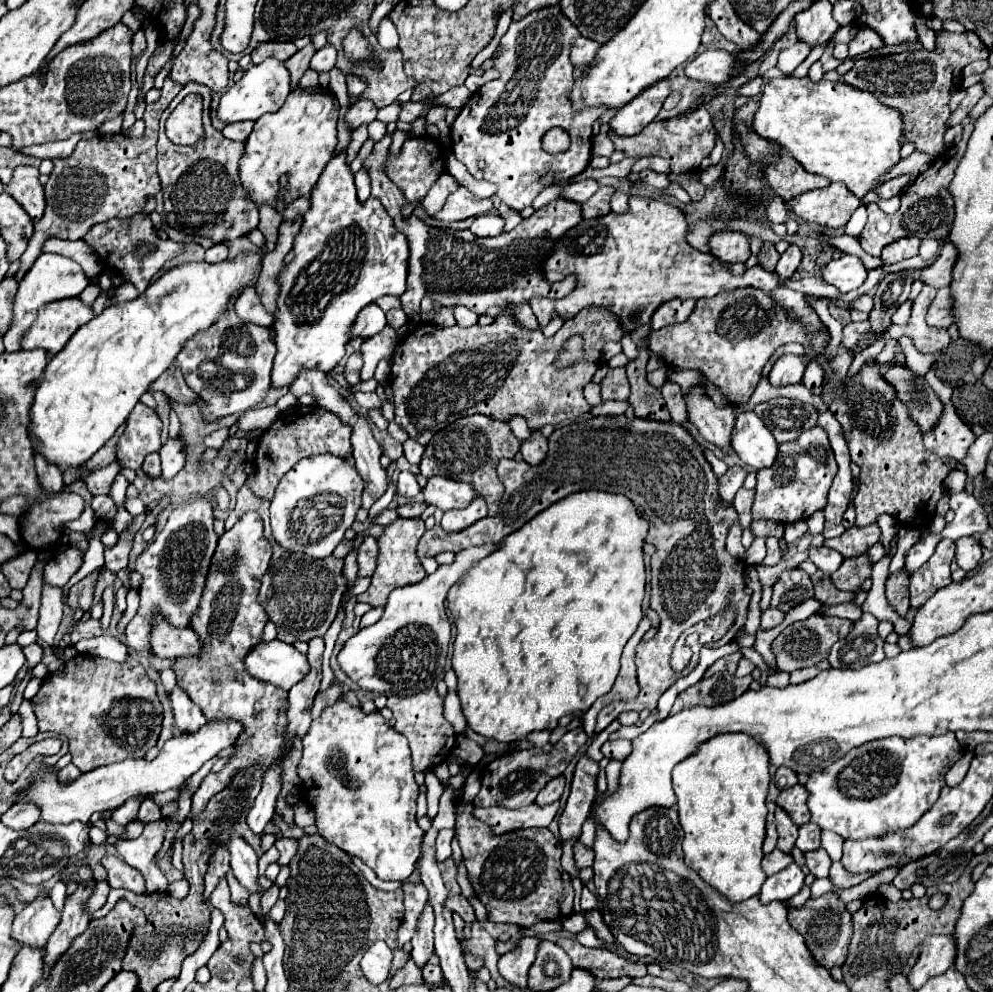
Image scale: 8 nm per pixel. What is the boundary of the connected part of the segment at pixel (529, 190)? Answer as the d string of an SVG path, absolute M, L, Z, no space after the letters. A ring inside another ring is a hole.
M559 6L535 10L519 22L511 22L507 34L501 38L501 52L495 60L501 76L483 84L467 100L451 126L453 156L465 164L473 178L497 184L497 196L509 208L523 210L531 206L543 188L559 182L559 170L563 178L573 178L591 160L591 128L605 112L605 106L581 112L569 106L567 90L575 82L571 76L569 46L577 36L577 28L561 14ZM551 128L563 128L569 134L573 140L569 146L569 150L573 148L573 160L569 150L555 156L543 150L543 136ZM477 160L485 160L485 170L479 170Z

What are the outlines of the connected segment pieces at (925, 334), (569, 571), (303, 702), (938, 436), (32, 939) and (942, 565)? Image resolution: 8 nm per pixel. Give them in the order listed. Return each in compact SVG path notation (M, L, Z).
M923 286L921 294L913 300L909 322L905 326L891 326L889 336L895 340L901 336L911 338L911 342L915 344L915 348L919 352L938 352L938 350L946 348L951 342L947 329L931 328L925 324L925 310L929 308L933 294L937 294L933 288Z
M597 490L571 494L569 498L565 498L565 502L557 502L553 510L545 510L545 514L539 514L537 518L533 518L533 522L527 522L521 530L509 534L509 538L503 540L503 546L499 550L479 560L467 572L465 578L457 580L449 588L447 602L449 602L451 614L455 616L455 626L457 626L451 662L457 674L457 696L461 700L461 708L467 718L467 724L471 726L473 732L485 738L493 738L503 744L525 740L535 730L553 730L561 716L573 714L577 710L589 710L591 704L599 696L611 690L619 674L619 658L621 658L623 646L633 636L643 616L641 600L645 594L645 564L643 564L641 546L643 546L647 528L649 524L637 514L635 506L623 494L605 494Z
M315 638L309 642L309 664L311 674L307 674L299 684L295 684L289 690L289 710L287 710L287 736L299 736L303 738L311 724L311 704L319 690L321 682L321 656L323 656L325 644L321 638Z
M927 372L925 380L935 390L939 400L943 402L943 412L937 420L937 424L923 436L927 450L933 450L939 458L953 458L957 462L963 462L967 456L969 446L975 442L975 434L969 430L969 426L957 416L953 404L951 404L951 392L953 388L937 378L937 374Z
M47 894L29 902L21 914L15 916L11 938L23 946L43 948L61 922L61 912L55 910Z
M943 539L935 548L935 554L919 568L919 572L910 575L911 608L921 608L939 588L951 584L949 564L954 560L954 556L955 542Z

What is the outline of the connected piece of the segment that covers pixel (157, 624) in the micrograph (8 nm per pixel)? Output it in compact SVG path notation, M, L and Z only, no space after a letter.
M159 610L153 612L151 618L151 650L159 658L179 658L185 654L199 654L201 644L197 642L197 636L191 628L173 628L167 618L159 614Z

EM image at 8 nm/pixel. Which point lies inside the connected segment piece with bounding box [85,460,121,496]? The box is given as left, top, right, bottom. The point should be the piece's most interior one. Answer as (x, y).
(99, 482)

